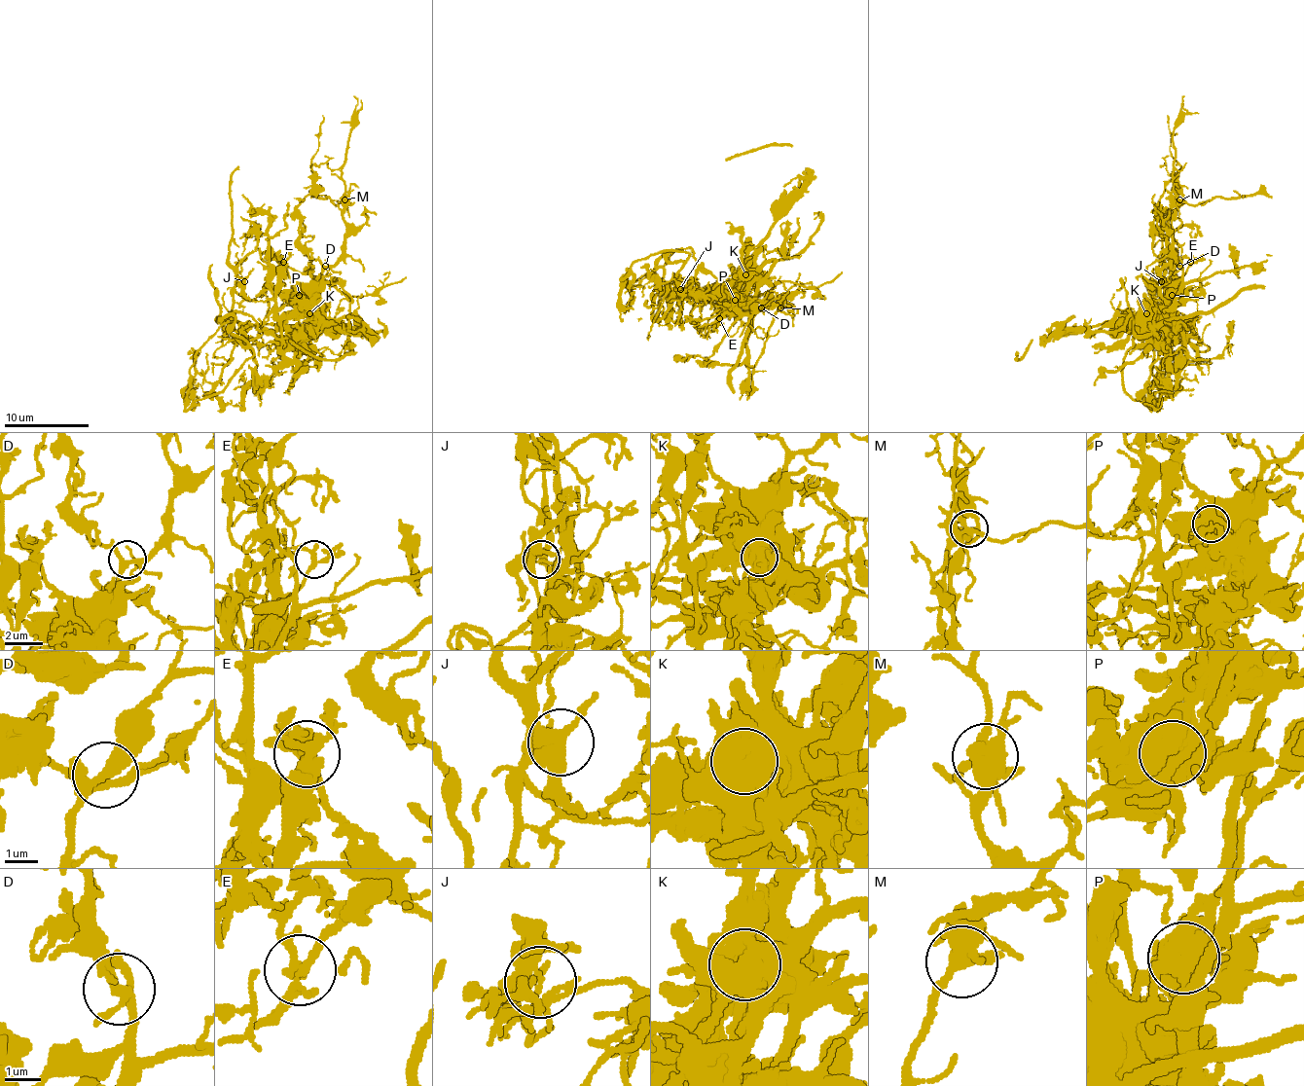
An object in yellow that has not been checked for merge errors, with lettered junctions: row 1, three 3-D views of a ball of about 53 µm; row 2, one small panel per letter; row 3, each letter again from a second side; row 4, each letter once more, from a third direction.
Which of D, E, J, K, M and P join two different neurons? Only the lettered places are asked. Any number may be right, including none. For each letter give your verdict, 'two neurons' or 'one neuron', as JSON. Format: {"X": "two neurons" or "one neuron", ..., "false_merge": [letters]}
{"D": "one neuron", "E": "two neurons", "J": "two neurons", "K": "two neurons", "M": "one neuron", "P": "two neurons", "false_merge": ["E", "J", "K", "P"]}

